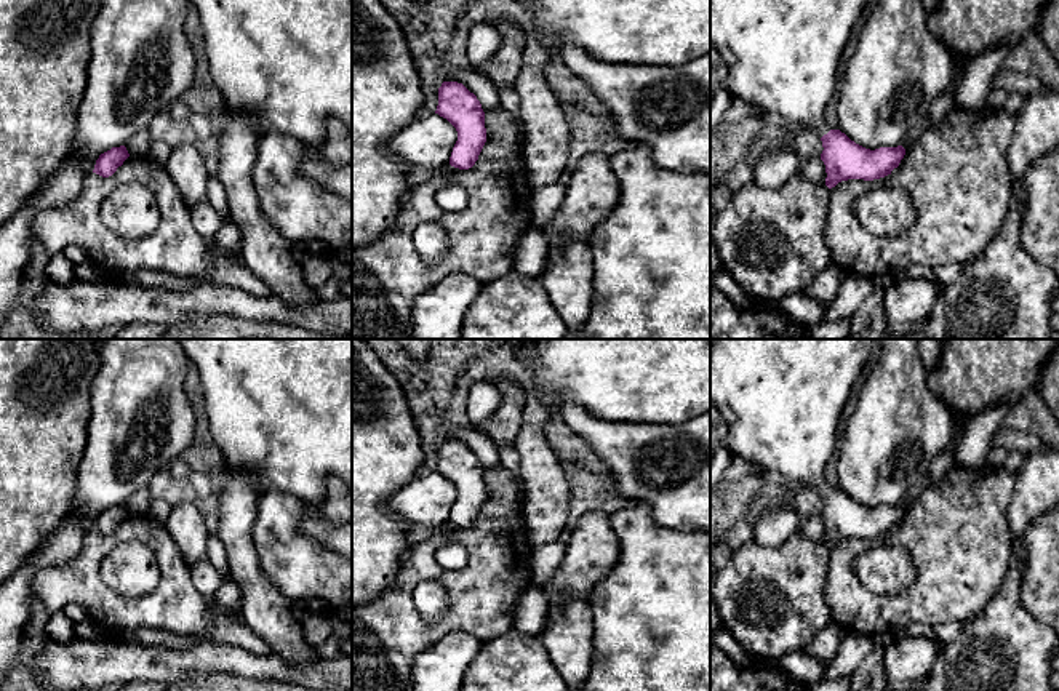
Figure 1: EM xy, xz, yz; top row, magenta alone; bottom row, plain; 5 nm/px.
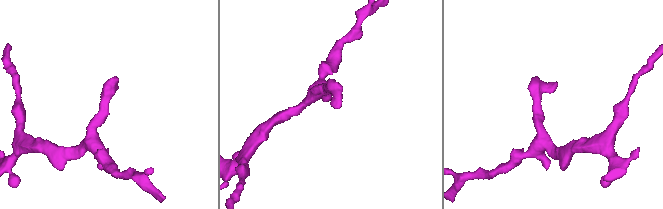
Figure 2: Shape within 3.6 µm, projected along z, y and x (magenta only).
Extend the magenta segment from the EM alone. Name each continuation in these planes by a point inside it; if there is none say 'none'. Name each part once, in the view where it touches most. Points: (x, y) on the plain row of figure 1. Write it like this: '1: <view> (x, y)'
1: yz (781, 400)

